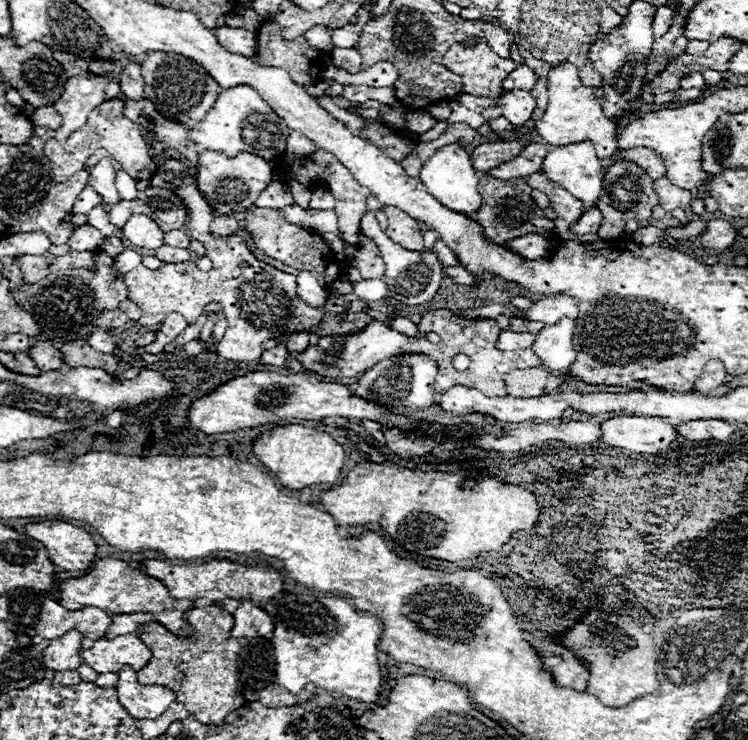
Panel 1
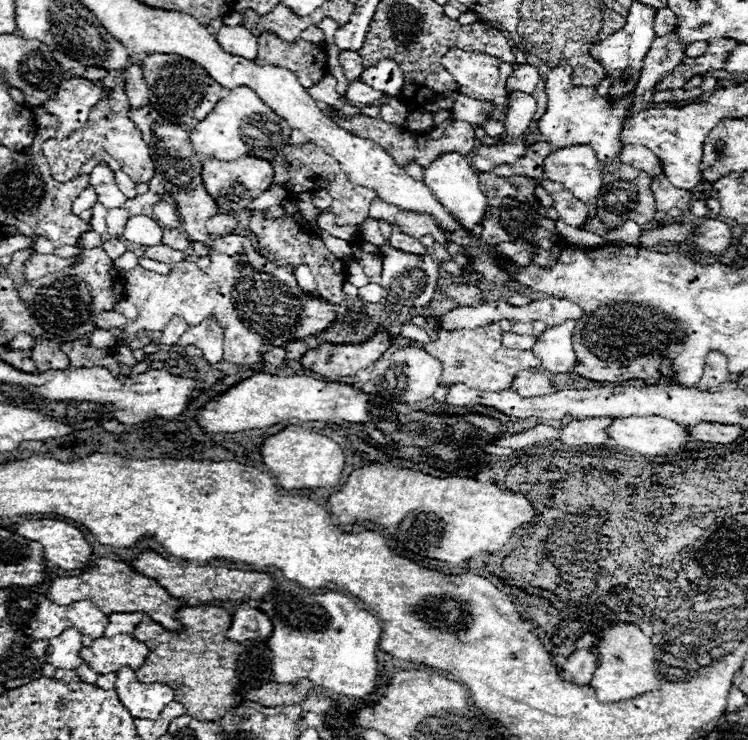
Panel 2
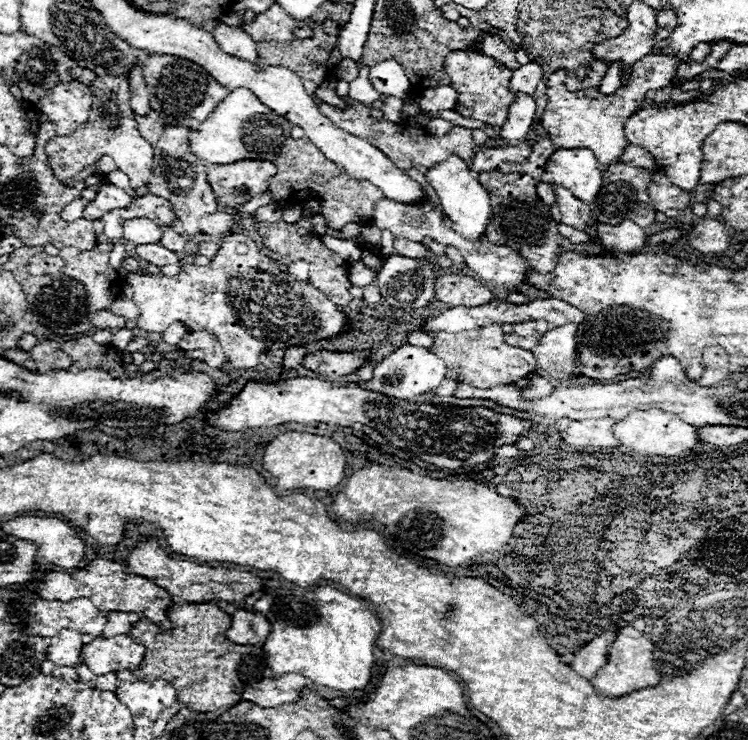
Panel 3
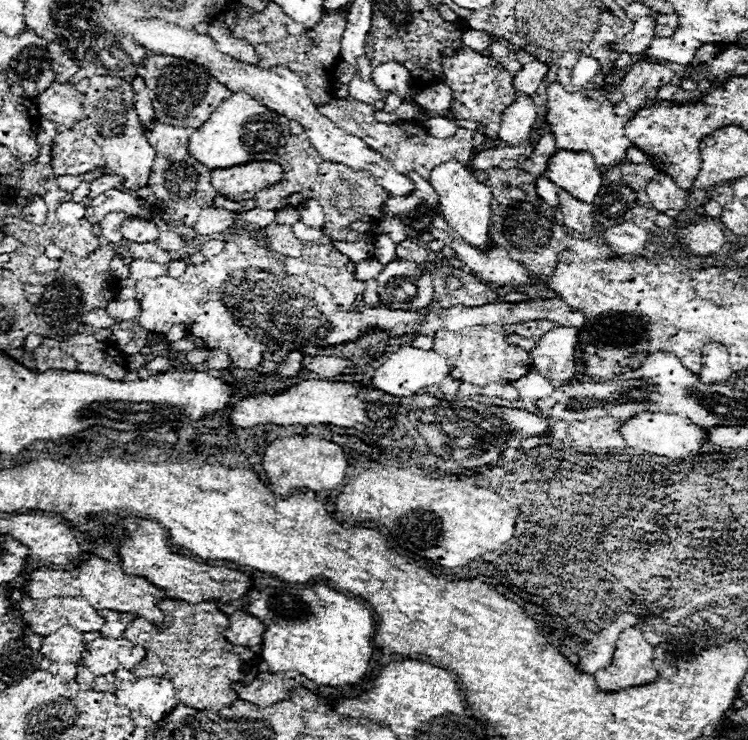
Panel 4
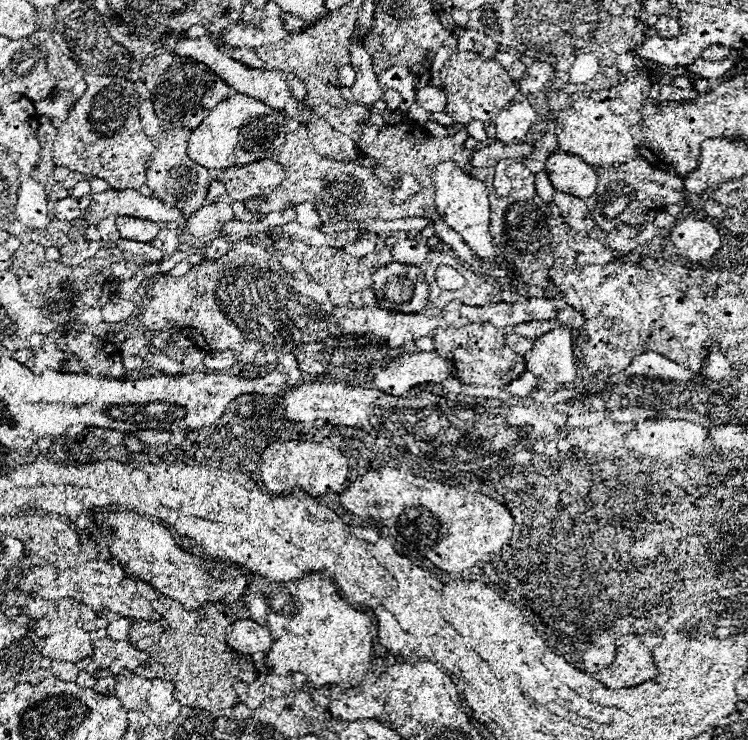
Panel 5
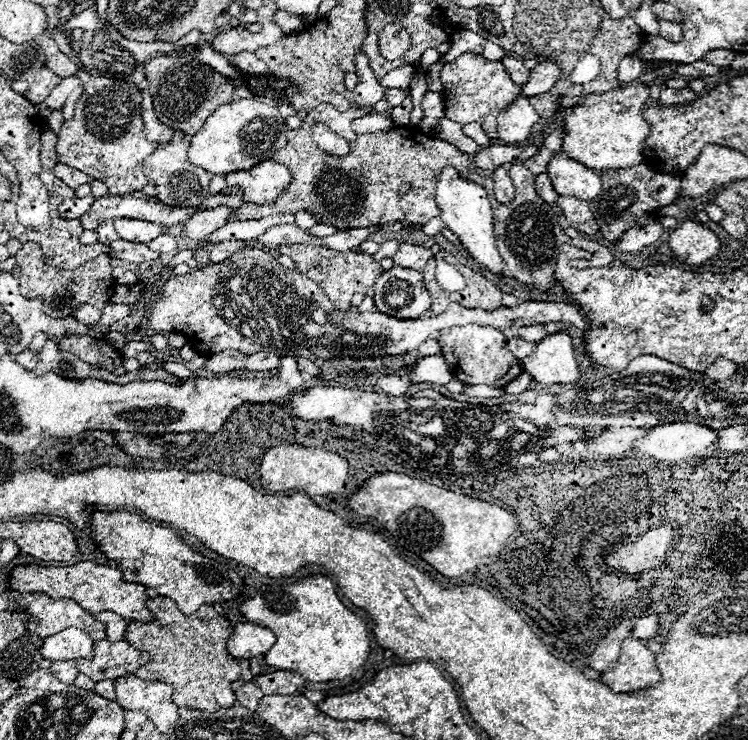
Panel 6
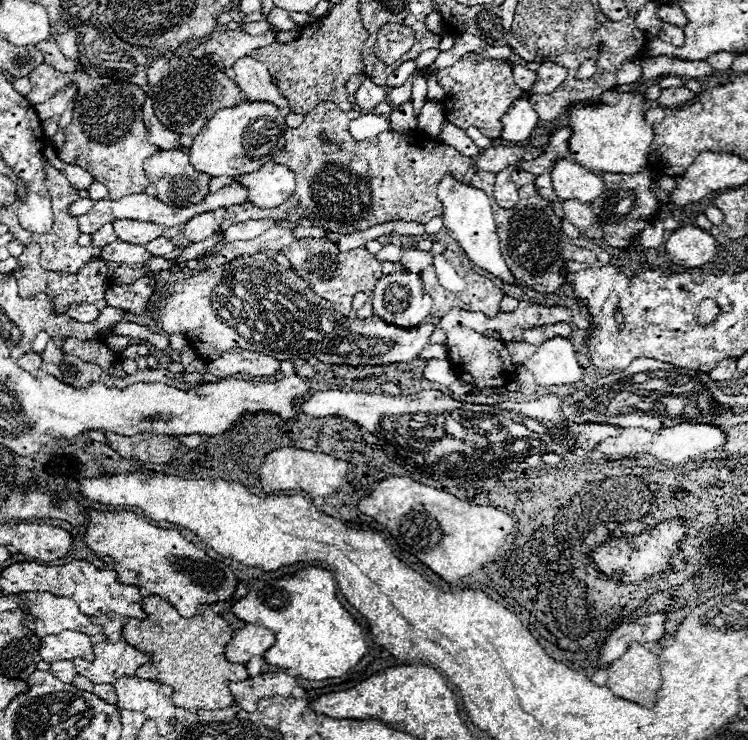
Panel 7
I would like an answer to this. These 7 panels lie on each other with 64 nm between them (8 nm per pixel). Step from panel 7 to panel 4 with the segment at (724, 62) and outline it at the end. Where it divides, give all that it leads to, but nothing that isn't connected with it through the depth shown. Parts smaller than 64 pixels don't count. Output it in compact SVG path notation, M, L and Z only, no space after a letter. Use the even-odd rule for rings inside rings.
M702 44L702 46L696 50L696 60L698 60L698 62L708 62L708 60L712 60L716 54L718 54L718 46L716 46L716 44Z

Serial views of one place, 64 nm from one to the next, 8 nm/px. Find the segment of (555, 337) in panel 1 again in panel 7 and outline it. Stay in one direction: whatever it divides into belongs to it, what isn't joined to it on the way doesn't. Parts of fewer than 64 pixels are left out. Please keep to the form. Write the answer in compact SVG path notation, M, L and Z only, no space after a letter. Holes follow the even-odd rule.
M552 338L544 342L538 346L536 354L524 362L524 366L544 388L572 384L582 378L582 368L578 364L574 346L566 338Z

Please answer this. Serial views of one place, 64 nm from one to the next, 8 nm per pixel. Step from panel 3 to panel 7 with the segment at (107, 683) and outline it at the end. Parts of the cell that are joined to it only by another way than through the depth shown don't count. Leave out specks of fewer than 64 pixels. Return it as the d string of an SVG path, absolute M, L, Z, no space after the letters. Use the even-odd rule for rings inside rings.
M96 684L92 690L98 698L110 702L110 704L116 704L116 694L114 694L114 688L112 684Z

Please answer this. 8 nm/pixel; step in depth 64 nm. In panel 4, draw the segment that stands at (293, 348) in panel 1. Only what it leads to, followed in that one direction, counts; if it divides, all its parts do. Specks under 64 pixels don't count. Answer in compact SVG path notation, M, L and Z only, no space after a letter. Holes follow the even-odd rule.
M294 350L294 352L288 352L288 354L282 358L276 374L278 374L280 378L294 378L294 376L300 374L300 370L304 368L304 366L302 366L302 358L304 358L302 352L296 352L296 350Z

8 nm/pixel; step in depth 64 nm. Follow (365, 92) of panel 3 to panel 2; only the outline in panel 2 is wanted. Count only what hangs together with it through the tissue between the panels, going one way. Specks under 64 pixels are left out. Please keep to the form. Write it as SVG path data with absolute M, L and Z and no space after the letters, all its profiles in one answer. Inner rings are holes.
M352 80L350 86L348 86L348 90L346 90L346 98L348 100L362 102L362 104L372 104L374 100L378 100L382 96L386 96L386 94L382 94L382 92L370 88L370 86L366 86L366 84L358 82L358 80Z

